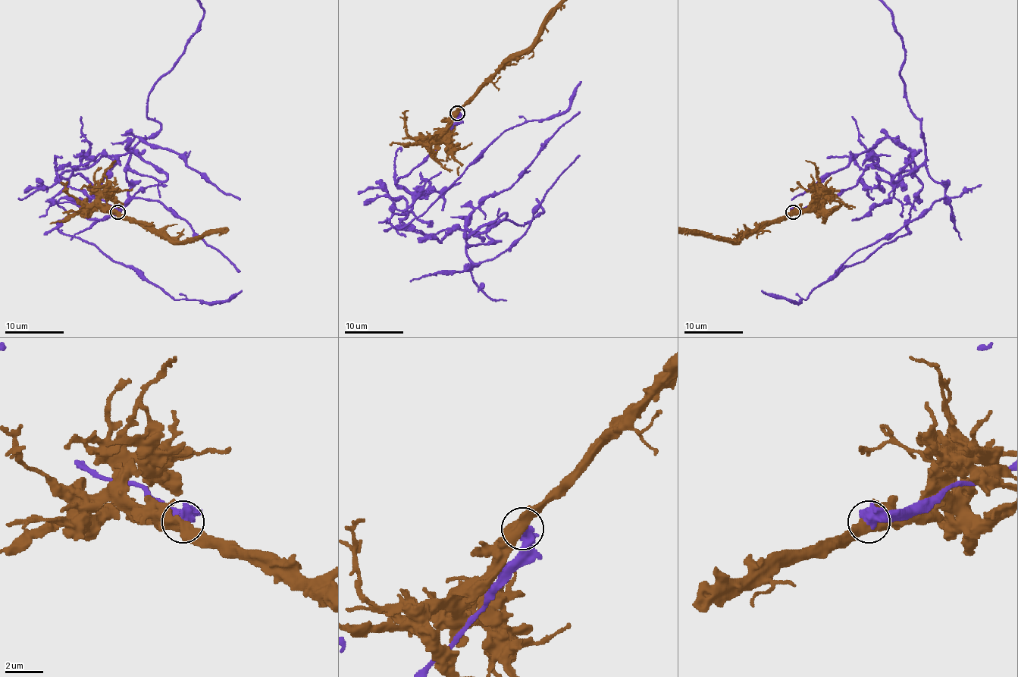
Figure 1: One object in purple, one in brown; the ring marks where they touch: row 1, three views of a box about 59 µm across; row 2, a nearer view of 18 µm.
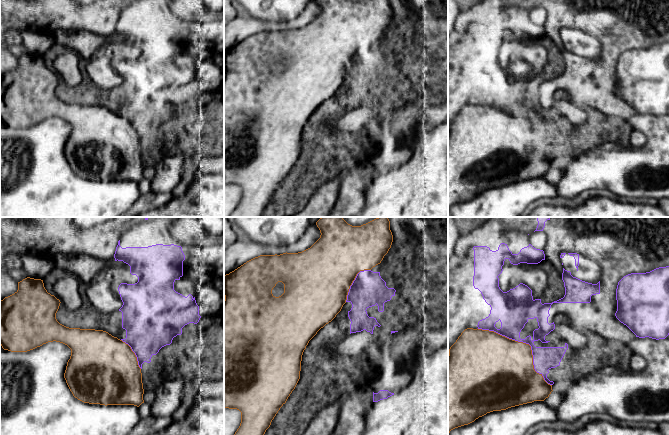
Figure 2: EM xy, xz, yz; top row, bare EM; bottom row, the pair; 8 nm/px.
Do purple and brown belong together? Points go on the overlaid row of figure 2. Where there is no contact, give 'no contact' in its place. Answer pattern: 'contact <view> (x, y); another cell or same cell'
contact yz (524, 342); another cell

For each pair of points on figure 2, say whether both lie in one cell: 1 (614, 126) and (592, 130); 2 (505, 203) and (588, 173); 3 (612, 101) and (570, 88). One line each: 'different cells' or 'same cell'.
1: same cell
2: different cells
3: same cell

